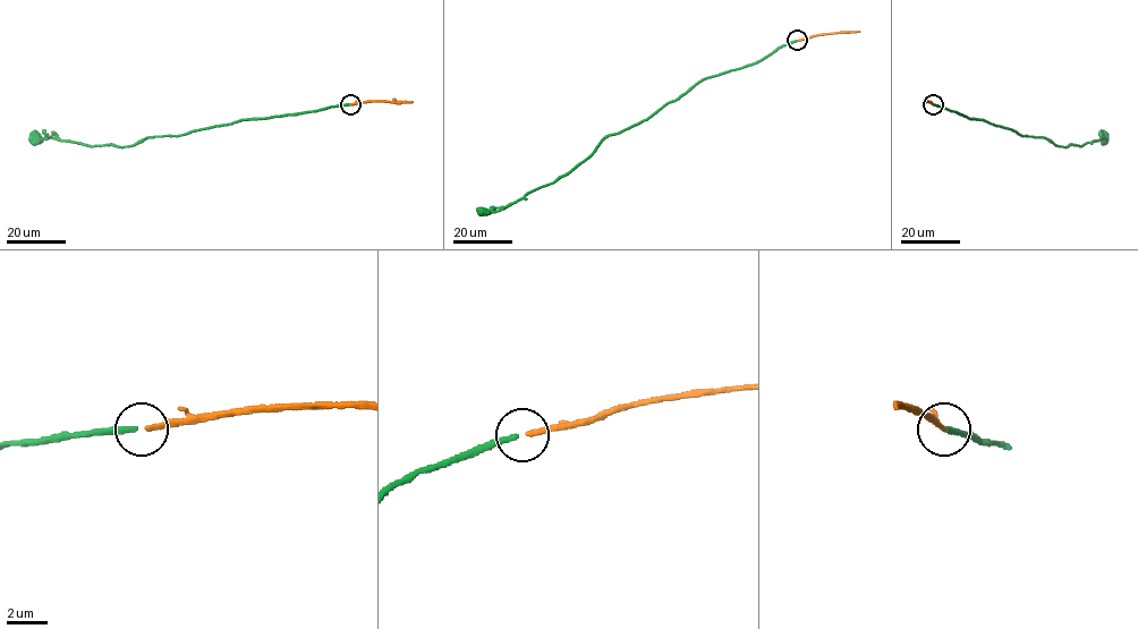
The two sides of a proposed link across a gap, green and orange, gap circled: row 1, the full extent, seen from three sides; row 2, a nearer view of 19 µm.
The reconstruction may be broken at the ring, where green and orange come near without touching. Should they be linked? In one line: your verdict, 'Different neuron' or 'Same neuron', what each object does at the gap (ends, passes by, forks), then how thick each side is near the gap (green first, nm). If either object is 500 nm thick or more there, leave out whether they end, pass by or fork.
Same neuron. At the ring green ends. At the ring orange ends. Thickness 280 nm (green) against 280 nm

